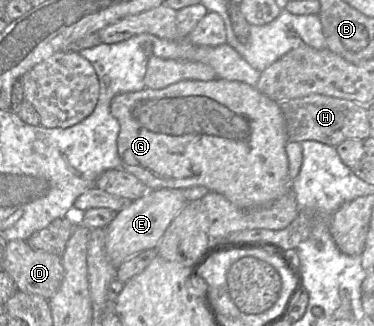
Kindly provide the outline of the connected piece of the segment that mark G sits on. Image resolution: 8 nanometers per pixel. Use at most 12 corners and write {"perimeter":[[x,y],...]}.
{"perimeter":[[183,80],[111,100],[123,170],[238,208],[291,188],[278,102]]}

